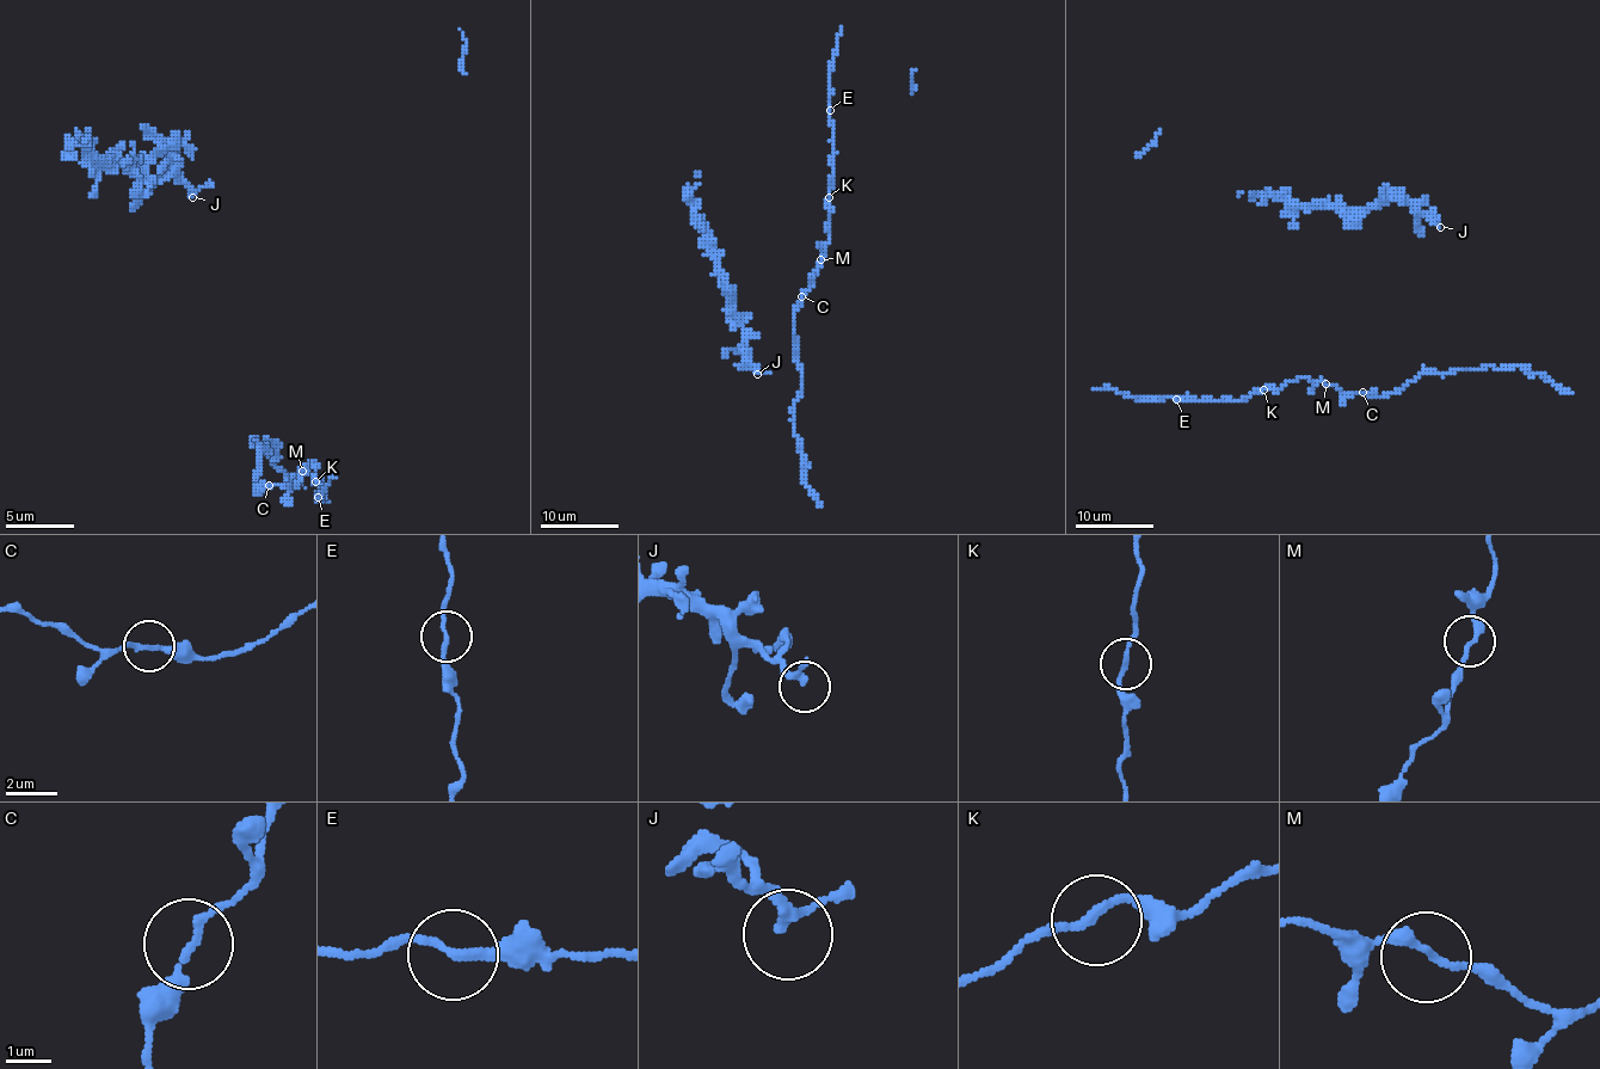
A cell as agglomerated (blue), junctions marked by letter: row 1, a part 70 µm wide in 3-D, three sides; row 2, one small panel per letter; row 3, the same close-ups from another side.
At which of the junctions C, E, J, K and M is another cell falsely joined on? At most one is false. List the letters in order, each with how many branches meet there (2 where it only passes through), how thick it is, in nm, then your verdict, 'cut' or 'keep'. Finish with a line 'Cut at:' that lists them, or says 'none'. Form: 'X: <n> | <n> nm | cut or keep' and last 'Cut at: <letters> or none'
C: 2 | 180 nm | keep
E: 2 | 180 nm | keep
J: 2 | 200 nm | keep
K: 2 | 170 nm | keep
M: 2 | 180 nm | keep
Cut at: none

